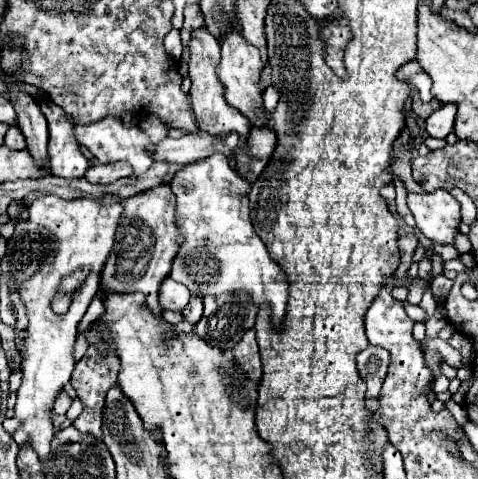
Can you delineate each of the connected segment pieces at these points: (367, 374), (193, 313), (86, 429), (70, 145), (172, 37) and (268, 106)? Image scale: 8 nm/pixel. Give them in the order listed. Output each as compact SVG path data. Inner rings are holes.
M366 347L358 353L358 373L368 385L366 399L376 399L380 395L384 377L388 373L390 353L384 347Z
M192 295L188 307L182 311L182 315L184 315L184 321L196 325L200 321L200 317L202 317L202 297Z
M110 343L110 349L106 353L100 353L96 349L96 345L90 345L86 355L76 363L76 369L72 373L72 387L78 393L78 399L84 405L84 411L78 415L78 419L72 421L72 425L80 431L80 433L90 433L96 439L102 439L102 407L106 401L106 393L112 385L116 385L118 379L118 367L120 361L114 355L114 345Z
M52 101L40 103L40 109L48 119L48 131L50 131L50 143L48 143L50 173L54 177L64 177L68 181L82 179L84 173L88 171L88 159L78 149L78 141L72 131L74 127L72 121Z
M172 29L164 38L164 47L169 55L172 55L176 61L180 59L180 53L182 53L183 46L180 37L180 31L178 29Z
M269 86L263 93L263 104L264 109L268 113L274 112L278 101L280 98L280 93L278 93L277 89L274 89L274 87Z

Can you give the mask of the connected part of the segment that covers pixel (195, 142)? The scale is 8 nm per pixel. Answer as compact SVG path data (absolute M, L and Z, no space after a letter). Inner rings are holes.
M204 131L200 135L184 135L180 139L166 137L154 147L152 159L154 161L172 161L172 163L178 163L178 165L188 165L192 161L206 159L214 151L220 151L232 161L230 153L238 147L238 143L240 141L238 141L236 135L226 137L226 141L220 143Z

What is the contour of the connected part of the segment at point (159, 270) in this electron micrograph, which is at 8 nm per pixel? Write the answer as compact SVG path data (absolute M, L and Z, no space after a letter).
M158 185L146 193L138 193L122 201L122 217L116 231L114 249L102 271L102 293L132 293L140 291L146 295L148 309L162 319L162 307L158 303L158 291L162 281L170 275L172 259L176 257L180 233L174 225L176 197L170 185Z

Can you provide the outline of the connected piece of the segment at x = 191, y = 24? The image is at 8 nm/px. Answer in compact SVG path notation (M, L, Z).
M190 5L184 9L184 27L182 29L188 29L188 31L194 31L194 29L200 29L204 27L204 15L200 11L198 5Z

